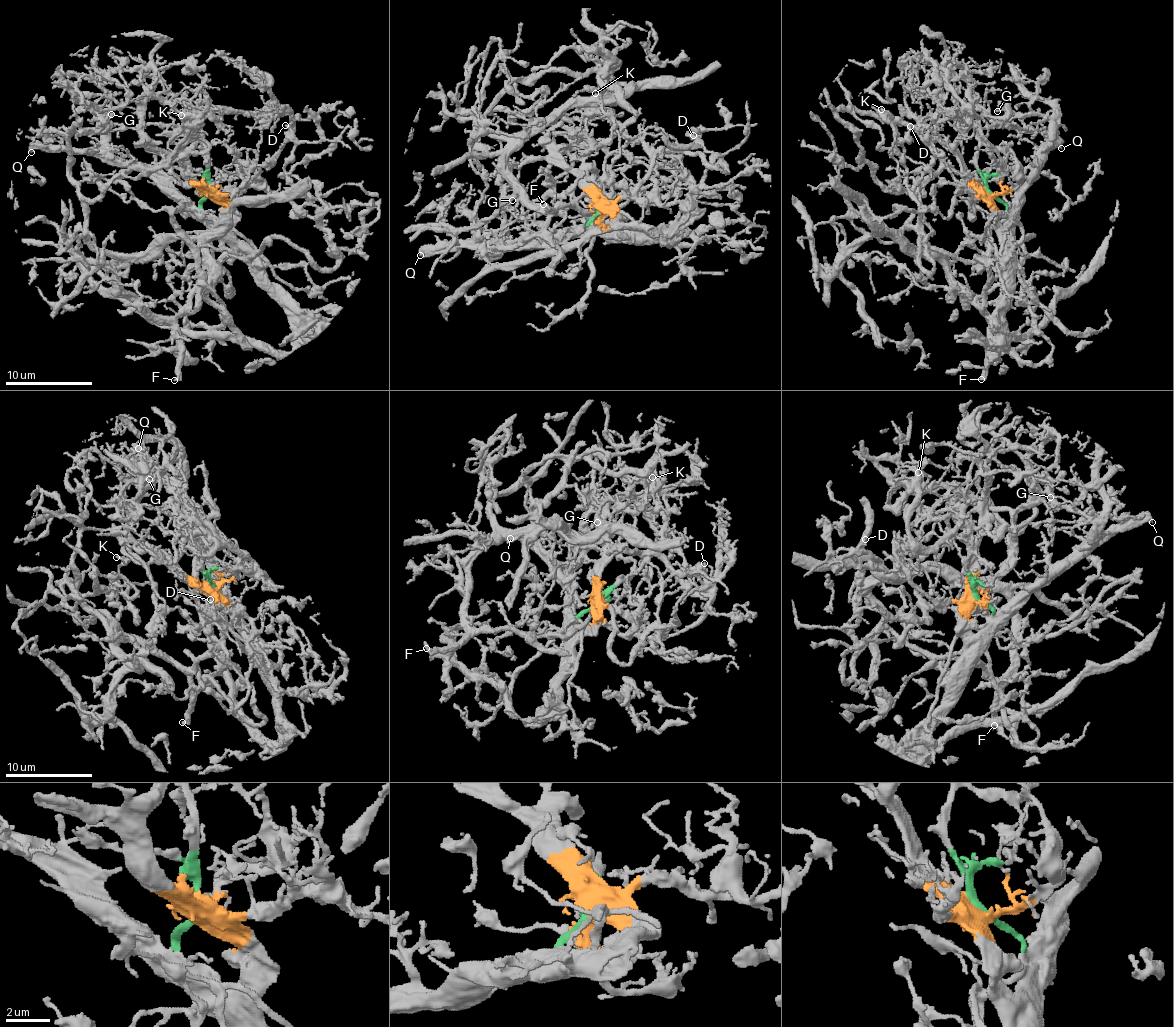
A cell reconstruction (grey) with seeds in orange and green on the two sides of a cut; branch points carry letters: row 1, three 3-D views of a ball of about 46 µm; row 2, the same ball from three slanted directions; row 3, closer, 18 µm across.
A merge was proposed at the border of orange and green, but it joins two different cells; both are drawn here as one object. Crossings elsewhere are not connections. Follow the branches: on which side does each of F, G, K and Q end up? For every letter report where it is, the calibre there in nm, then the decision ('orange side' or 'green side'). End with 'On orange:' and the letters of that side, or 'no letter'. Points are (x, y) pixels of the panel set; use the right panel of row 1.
F: place (981, 379); calibre 360 nm; green side
G: place (997, 111); calibre 170 nm; orange side
K: place (881, 109); calibre 240 nm; green side
Q: place (1061, 148); calibre 400 nm; orange side
On orange: G, Q

